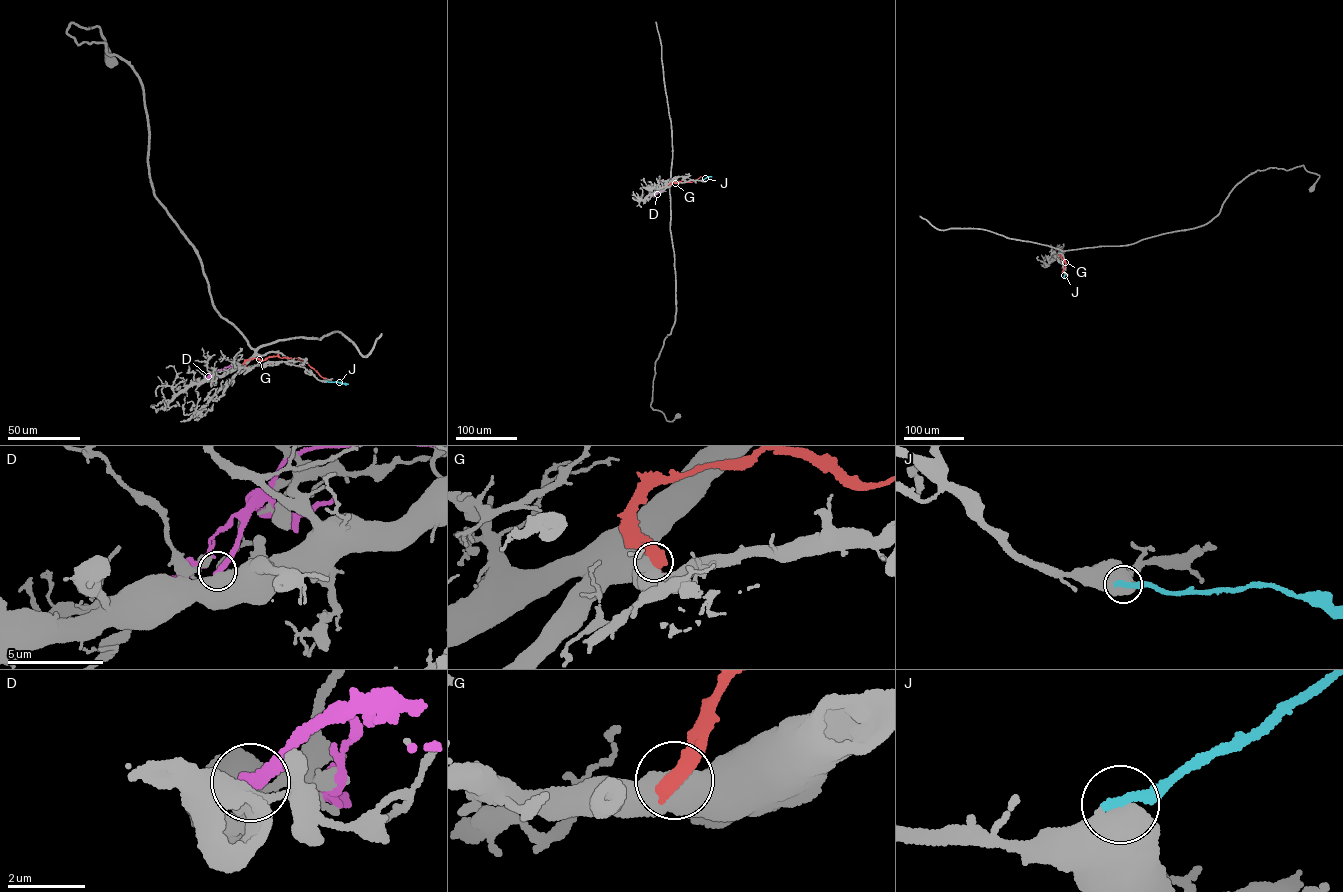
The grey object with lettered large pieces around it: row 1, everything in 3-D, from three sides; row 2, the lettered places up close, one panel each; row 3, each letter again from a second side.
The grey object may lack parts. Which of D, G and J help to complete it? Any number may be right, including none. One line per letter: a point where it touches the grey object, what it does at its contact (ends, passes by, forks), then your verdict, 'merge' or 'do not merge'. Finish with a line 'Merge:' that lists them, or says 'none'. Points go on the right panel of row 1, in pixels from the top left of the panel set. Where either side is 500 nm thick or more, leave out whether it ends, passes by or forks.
D: meets grey at (1057, 255); do not merge
G: meets grey at (1058, 255); do not merge
J: meets grey at (1065, 274); merge
Merge: J

